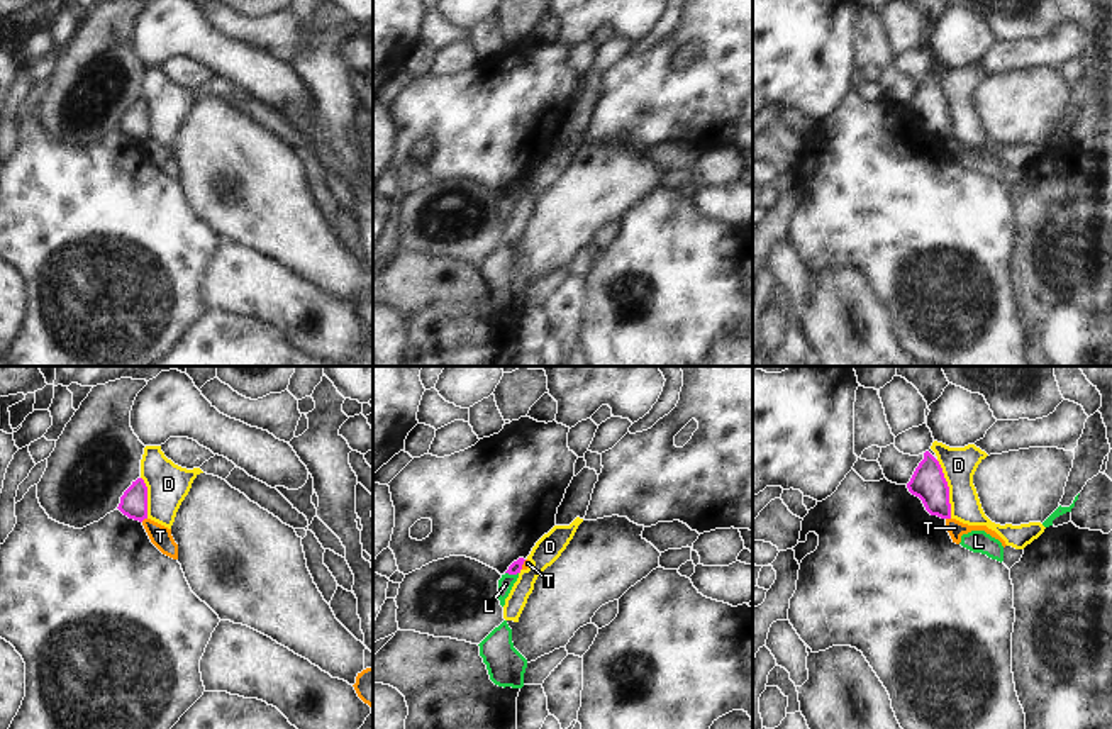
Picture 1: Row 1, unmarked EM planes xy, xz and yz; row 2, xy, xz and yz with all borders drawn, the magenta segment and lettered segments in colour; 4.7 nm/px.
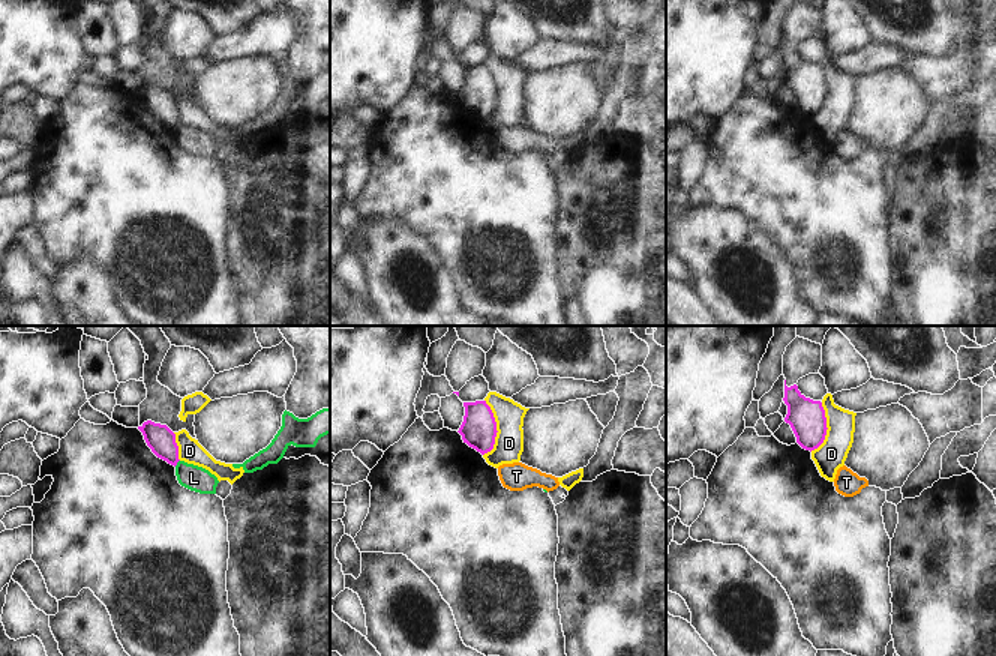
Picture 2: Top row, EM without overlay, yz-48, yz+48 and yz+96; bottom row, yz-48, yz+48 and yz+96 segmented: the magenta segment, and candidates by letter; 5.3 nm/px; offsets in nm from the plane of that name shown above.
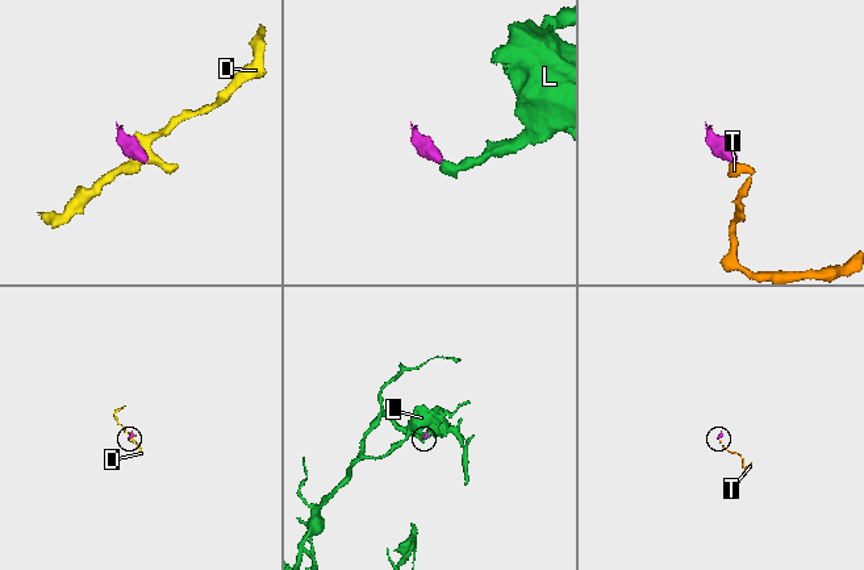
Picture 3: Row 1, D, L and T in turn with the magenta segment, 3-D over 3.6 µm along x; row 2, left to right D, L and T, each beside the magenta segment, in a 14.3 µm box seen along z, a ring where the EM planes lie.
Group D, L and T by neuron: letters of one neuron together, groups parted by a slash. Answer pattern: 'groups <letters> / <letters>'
groups D / L / T

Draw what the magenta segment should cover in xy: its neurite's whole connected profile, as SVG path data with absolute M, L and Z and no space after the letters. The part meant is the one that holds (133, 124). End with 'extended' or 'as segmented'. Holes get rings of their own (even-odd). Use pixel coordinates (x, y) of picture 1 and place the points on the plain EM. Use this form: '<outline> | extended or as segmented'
M142 98L132 102L132 105L120 117L117 129L134 141L142 142L147 139L147 107Z | as segmented

